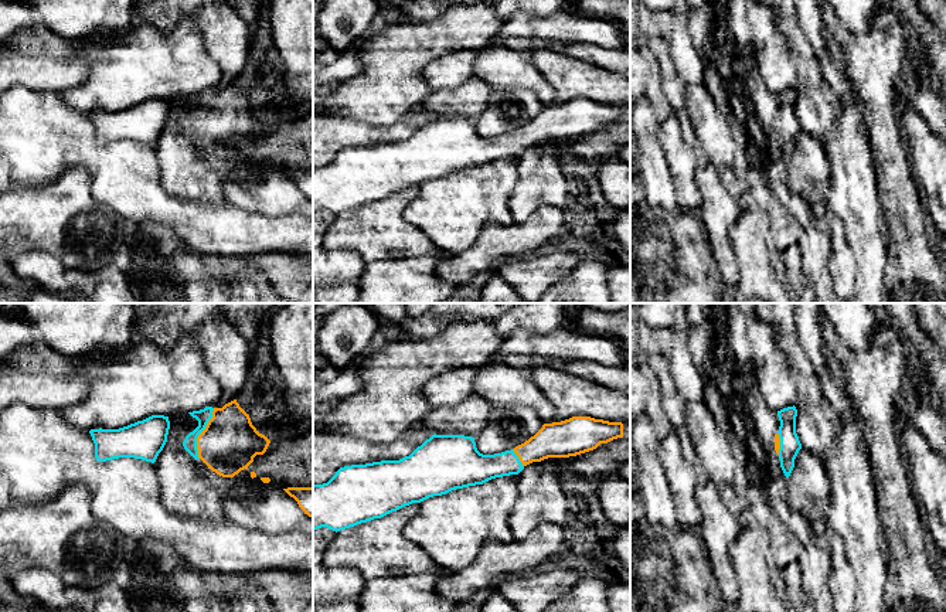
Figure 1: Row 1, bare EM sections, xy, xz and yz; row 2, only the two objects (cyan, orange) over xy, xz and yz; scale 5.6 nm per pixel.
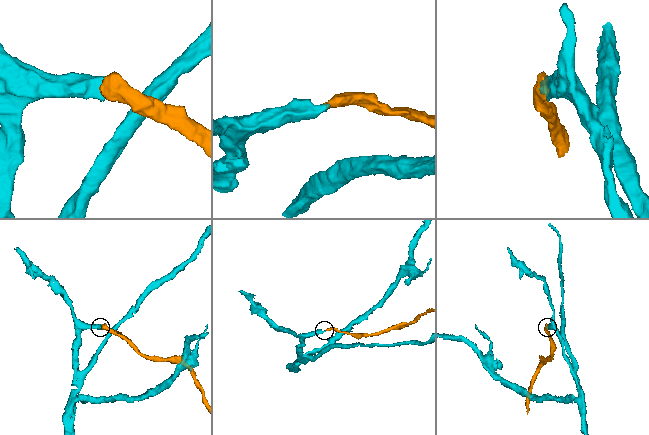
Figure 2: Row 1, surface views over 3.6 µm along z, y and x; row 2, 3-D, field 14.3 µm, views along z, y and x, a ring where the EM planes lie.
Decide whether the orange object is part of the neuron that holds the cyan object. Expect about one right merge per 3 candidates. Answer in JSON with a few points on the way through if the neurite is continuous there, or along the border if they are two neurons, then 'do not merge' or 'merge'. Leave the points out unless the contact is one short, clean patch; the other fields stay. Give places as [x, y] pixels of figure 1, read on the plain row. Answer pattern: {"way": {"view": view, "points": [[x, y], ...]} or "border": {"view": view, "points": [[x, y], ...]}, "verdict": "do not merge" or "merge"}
{"way": {"view": "xy", "points": [[203, 98], [200, 115], [208, 123], [230, 125]]}, "verdict": "merge"}

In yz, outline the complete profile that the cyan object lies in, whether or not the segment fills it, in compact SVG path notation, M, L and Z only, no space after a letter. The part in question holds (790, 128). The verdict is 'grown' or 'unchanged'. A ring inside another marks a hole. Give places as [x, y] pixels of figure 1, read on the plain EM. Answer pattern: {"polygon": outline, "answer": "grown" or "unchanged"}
{"polygon": "M787 89L777 94L780 103L779 115L775 118L775 133L780 142L780 150L786 160L790 159L794 150L794 142L802 132L802 126L796 116L796 89Z", "answer": "grown"}

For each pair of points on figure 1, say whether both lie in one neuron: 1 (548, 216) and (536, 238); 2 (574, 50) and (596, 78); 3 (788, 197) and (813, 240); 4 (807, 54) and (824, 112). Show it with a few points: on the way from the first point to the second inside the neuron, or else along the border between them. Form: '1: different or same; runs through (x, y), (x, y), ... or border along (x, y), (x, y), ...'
1: same; runs through (547, 221), (536, 233)
2: different; border along (550, 48), (589, 61), (612, 72)
3: same; runs through (798, 207), (803, 213), (810, 230)
4: same; runs through (809, 68), (810, 88), (815, 98)

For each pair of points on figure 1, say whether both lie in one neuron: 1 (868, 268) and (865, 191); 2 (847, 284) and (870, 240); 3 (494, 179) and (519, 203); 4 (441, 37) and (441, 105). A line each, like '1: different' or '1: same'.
1: same
2: different
3: different
4: different

